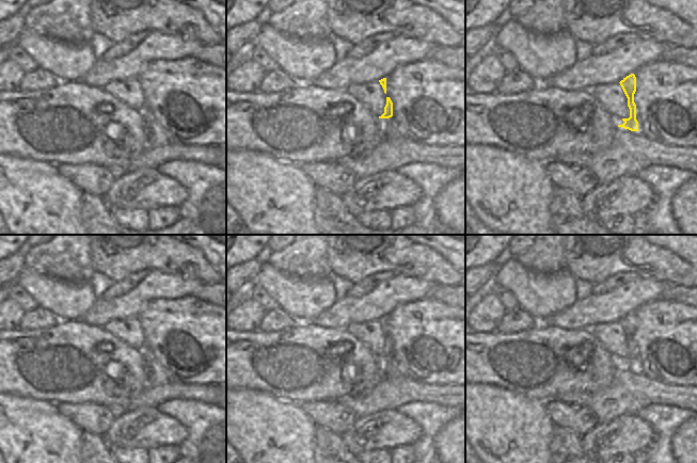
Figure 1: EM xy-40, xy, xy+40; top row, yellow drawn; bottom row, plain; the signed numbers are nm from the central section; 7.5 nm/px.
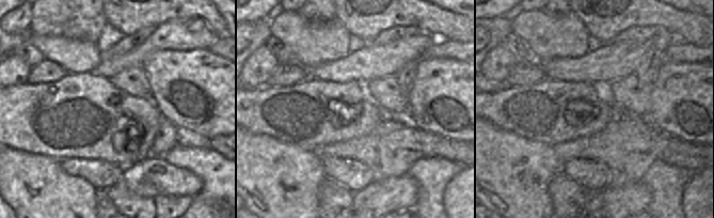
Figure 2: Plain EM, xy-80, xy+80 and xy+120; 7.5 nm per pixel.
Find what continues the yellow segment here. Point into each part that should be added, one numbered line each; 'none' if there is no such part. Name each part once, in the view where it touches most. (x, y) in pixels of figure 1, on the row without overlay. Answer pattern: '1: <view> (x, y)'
1: xy (389, 366)

